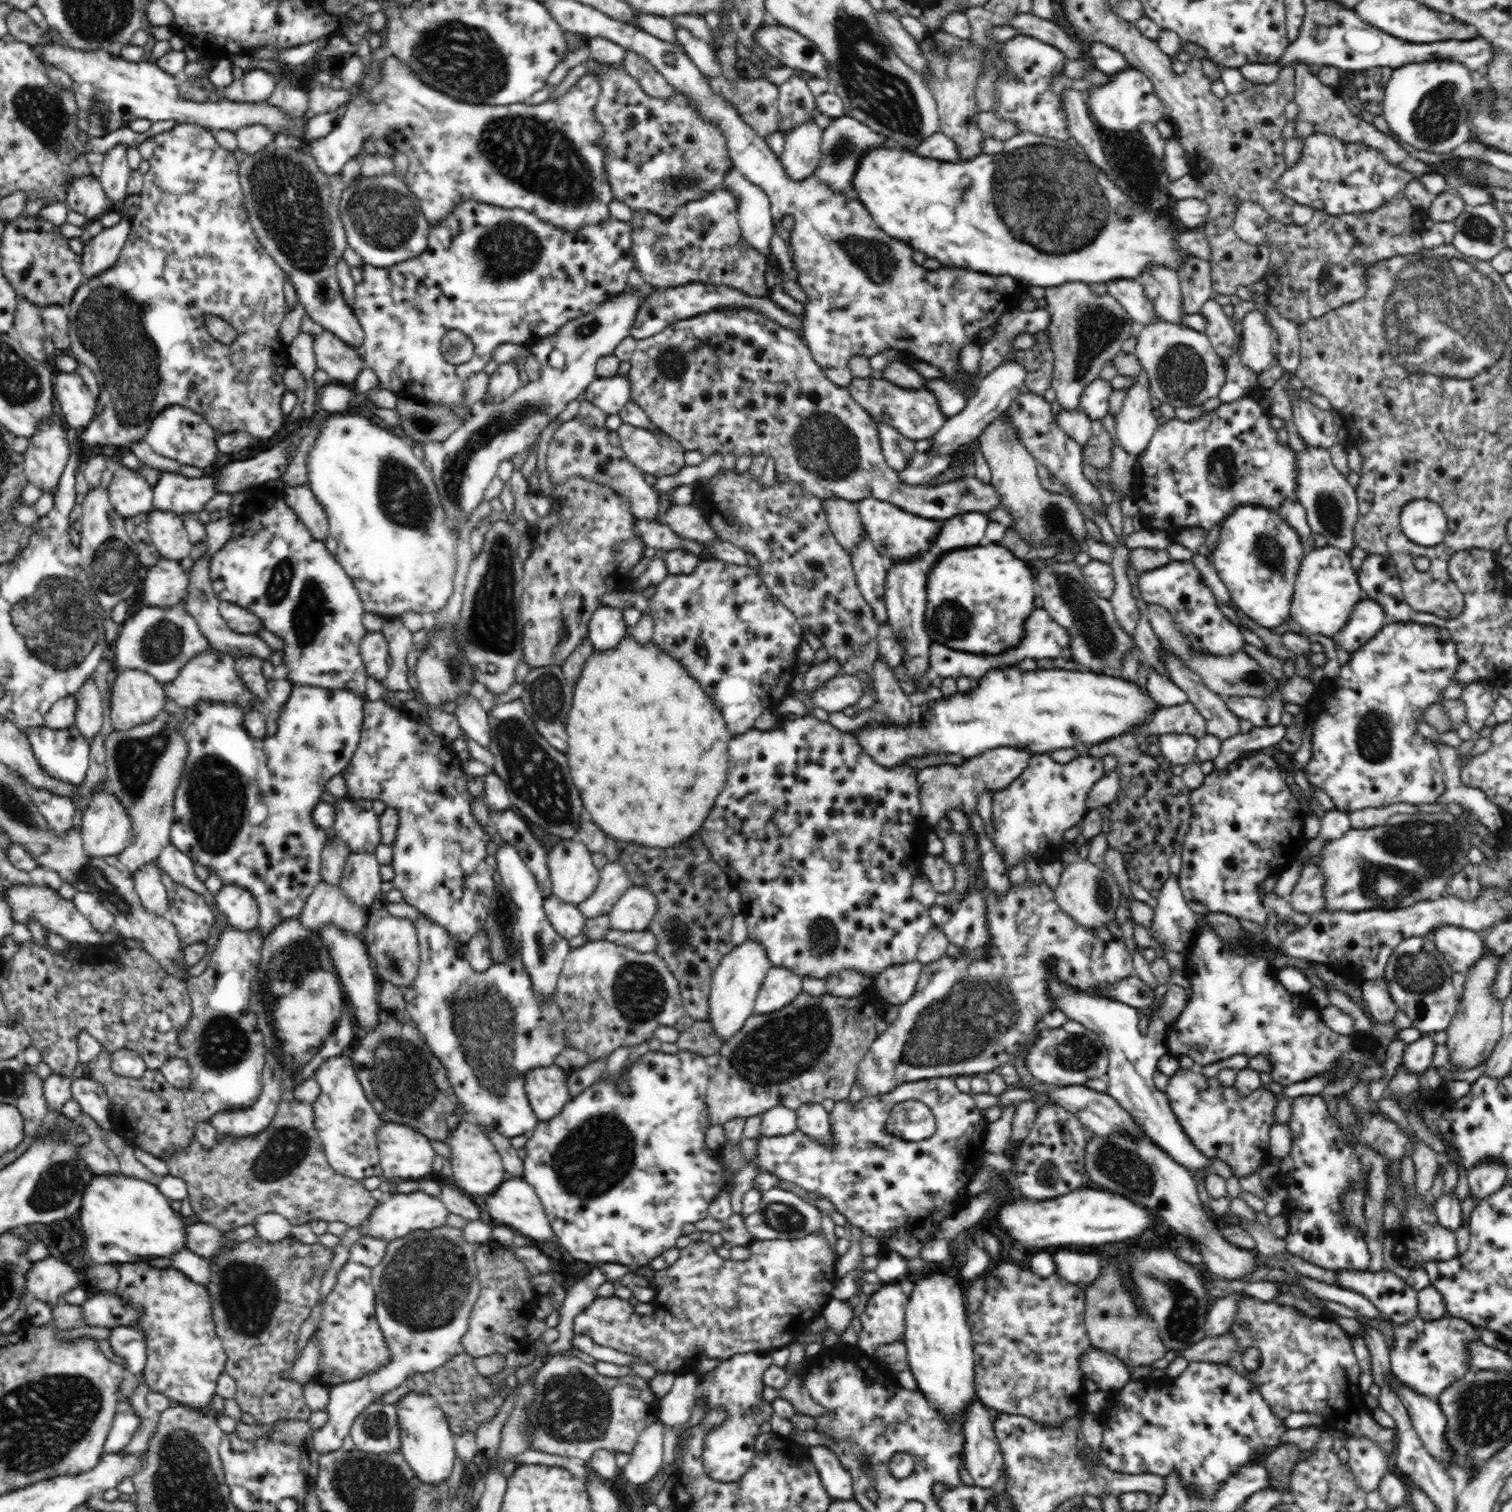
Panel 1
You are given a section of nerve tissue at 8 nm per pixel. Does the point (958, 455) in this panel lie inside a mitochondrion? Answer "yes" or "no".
no

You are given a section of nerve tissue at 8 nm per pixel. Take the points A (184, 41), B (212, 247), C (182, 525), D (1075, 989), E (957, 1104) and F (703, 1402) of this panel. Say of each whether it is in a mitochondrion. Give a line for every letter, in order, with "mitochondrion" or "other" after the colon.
A: other
B: other
C: other
D: other
E: other
F: other

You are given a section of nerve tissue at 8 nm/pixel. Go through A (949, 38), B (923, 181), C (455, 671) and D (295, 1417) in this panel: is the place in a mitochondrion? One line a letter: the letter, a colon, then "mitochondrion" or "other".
A: other
B: other
C: mitochondrion
D: other

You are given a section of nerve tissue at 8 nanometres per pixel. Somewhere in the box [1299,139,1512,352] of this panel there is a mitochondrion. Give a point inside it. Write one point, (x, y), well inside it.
(1479, 229)

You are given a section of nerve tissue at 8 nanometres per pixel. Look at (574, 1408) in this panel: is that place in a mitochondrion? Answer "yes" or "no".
yes

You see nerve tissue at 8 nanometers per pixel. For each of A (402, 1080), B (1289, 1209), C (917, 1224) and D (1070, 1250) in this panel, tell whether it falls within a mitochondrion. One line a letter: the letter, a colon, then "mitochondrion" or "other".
A: mitochondrion
B: other
C: other
D: other

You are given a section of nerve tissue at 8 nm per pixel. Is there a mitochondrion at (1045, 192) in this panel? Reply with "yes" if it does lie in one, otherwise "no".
yes

